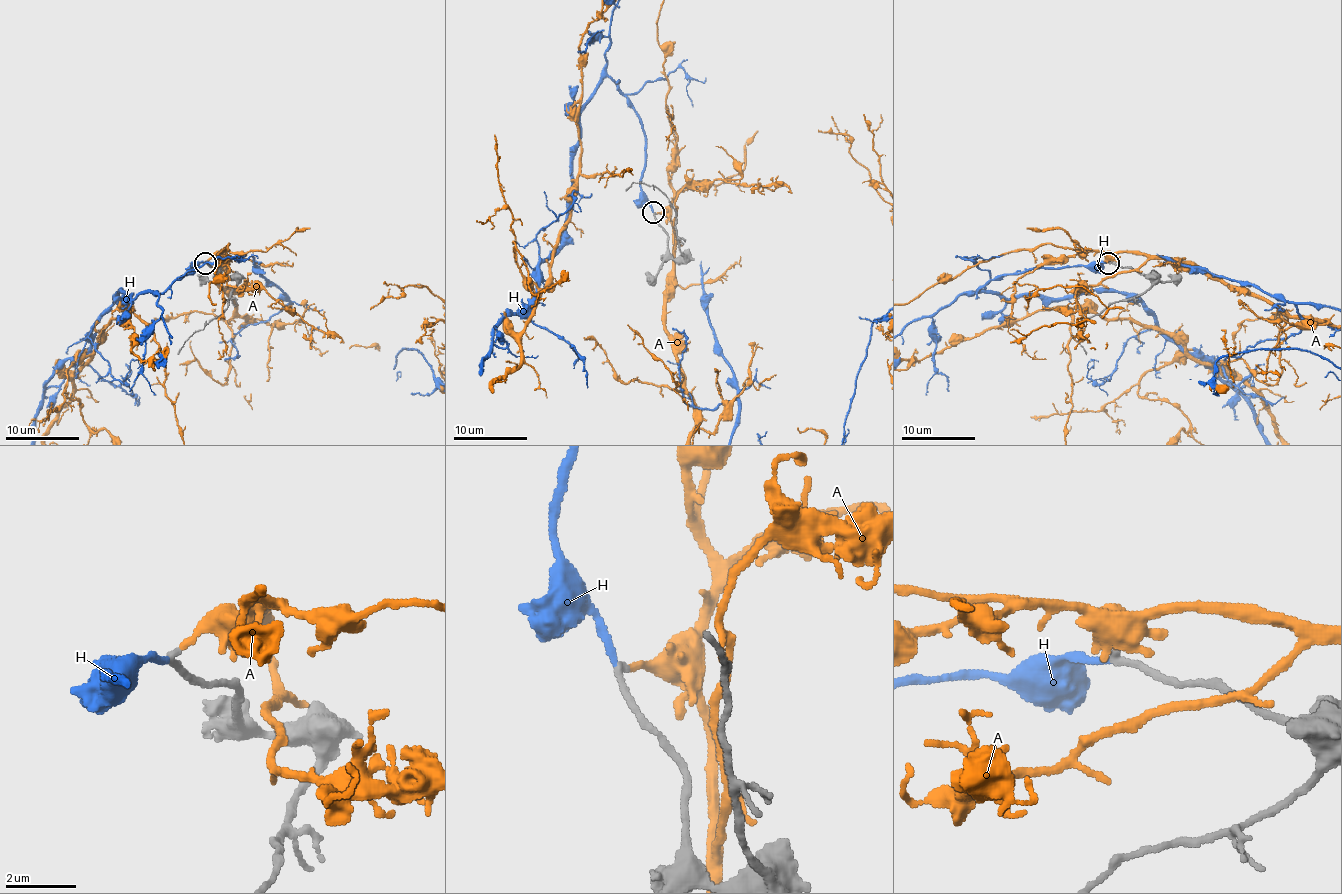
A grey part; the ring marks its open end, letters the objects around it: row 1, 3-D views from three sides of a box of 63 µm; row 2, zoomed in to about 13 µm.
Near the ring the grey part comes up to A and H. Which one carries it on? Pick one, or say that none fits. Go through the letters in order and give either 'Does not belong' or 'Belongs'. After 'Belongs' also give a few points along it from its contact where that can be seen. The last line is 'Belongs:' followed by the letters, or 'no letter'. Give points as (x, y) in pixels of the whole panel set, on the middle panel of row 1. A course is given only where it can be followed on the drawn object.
A: Does not belong
H: Belongs
Belongs: H

